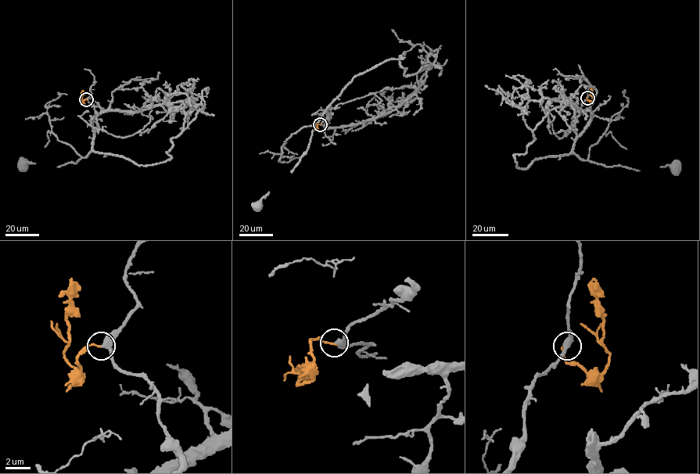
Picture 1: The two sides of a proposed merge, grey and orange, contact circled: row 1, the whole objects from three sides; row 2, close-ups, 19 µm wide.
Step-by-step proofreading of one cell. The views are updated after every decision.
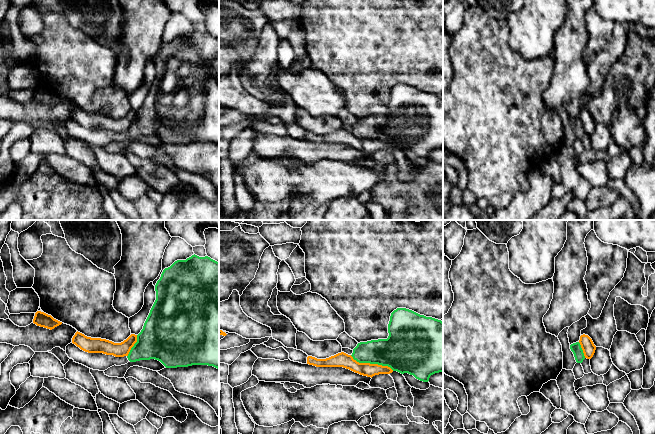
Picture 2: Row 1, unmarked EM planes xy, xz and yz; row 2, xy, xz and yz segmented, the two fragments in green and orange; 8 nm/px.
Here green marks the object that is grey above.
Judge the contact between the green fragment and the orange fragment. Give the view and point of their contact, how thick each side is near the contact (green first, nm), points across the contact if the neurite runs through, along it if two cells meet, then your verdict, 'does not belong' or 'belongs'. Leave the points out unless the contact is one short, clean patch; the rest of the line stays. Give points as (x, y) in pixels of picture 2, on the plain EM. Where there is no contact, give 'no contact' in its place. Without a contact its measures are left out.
xz (372, 139) | 300/120 nm | along xz (350, 131), (359, 138), (387, 141), (393, 146) | does not belong

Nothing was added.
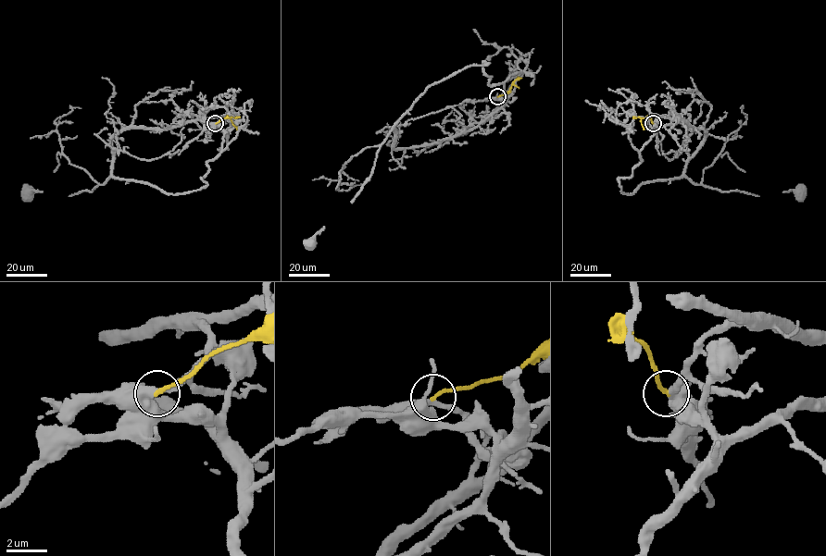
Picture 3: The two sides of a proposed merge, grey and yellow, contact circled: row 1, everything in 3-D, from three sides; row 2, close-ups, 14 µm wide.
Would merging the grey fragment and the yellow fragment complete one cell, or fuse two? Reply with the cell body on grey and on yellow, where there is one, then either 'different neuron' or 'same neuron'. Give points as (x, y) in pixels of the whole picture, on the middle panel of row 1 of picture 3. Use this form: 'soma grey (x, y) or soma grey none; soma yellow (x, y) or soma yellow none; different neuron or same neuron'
soma grey (311, 243); soma yellow none; different neuron

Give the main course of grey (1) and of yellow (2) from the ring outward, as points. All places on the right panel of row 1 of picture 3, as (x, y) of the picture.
1: (653, 124), (660, 117), (679, 118), (704, 129), (703, 143), (685, 168), (693, 181), (758, 196), (799, 192)
2: (652, 124), (650, 118), (642, 118), (644, 129)

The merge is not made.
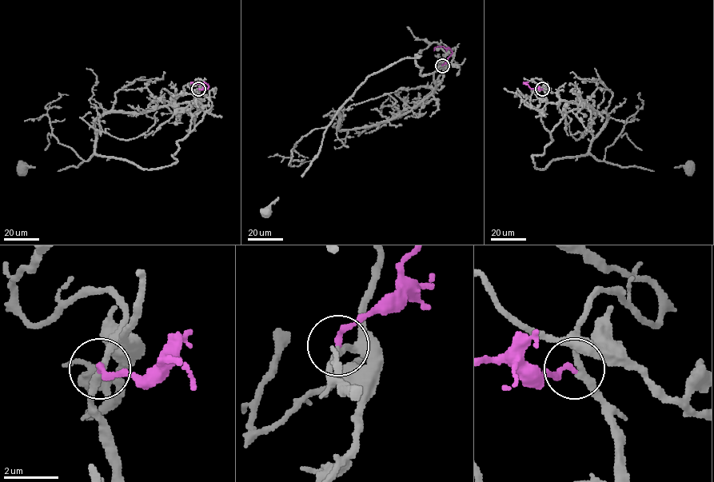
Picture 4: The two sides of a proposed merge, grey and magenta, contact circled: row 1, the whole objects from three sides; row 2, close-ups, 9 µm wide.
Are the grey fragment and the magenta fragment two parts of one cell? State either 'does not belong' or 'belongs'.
belongs

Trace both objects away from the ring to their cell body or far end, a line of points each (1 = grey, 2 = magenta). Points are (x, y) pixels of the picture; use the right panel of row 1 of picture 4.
1: (542, 89), (606, 113), (605, 125), (589, 149), (596, 158), (653, 171), (688, 168)
2: (542, 89), (531, 88), (523, 82), (527, 83)

